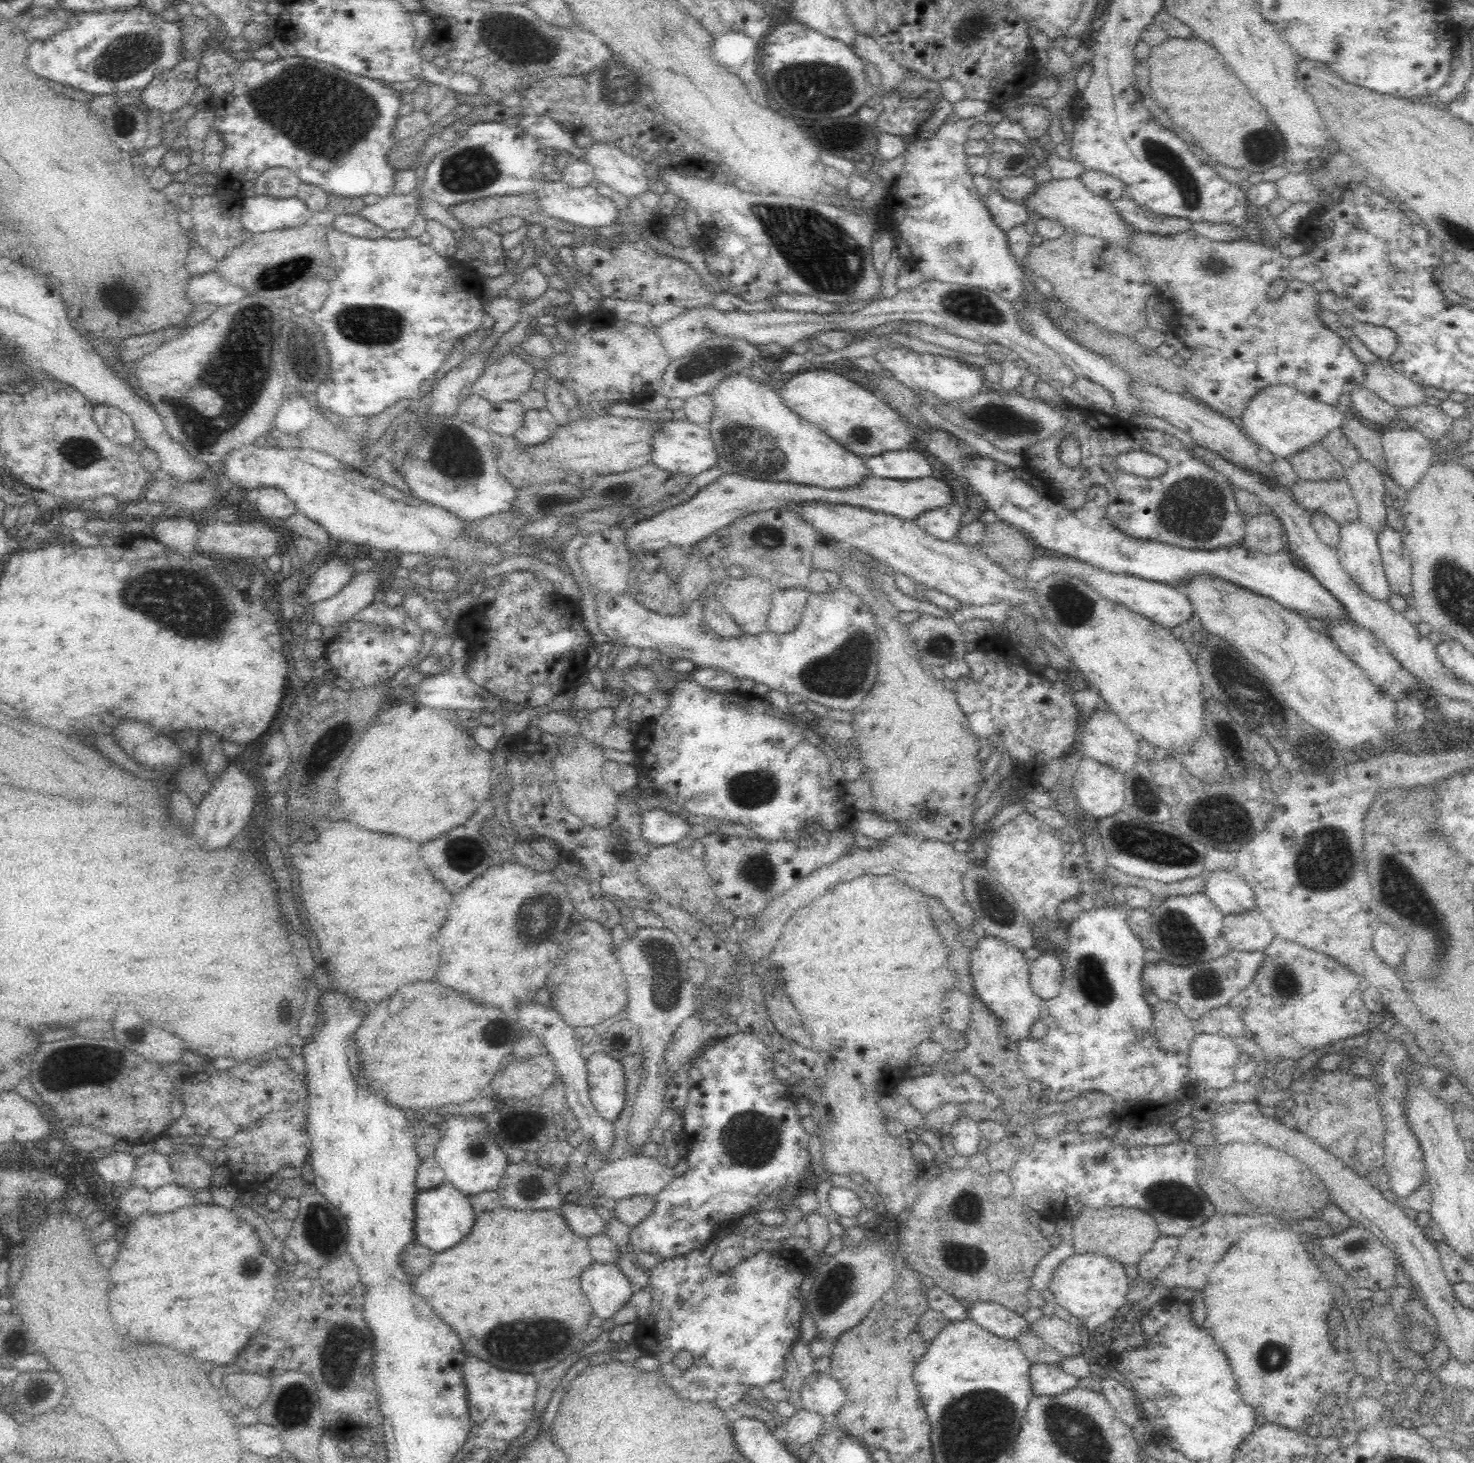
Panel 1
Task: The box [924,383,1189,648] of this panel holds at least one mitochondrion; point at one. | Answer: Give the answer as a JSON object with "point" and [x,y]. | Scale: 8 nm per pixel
{"point":[1000,421]}

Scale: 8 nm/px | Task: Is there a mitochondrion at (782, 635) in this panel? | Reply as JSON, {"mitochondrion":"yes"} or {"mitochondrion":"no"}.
{"mitochondrion":"no"}

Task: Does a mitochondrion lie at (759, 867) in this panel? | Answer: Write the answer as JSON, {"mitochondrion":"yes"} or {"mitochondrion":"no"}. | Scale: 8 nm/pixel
{"mitochondrion":"yes"}

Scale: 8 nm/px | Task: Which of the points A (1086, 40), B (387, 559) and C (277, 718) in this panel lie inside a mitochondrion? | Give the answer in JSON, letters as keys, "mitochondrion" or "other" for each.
{"A":"other","B":"other","C":"other"}

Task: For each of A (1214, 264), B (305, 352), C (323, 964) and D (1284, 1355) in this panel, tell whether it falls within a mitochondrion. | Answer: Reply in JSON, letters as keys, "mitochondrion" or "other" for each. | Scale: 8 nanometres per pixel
{"A":"mitochondrion","B":"mitochondrion","C":"other","D":"mitochondrion"}

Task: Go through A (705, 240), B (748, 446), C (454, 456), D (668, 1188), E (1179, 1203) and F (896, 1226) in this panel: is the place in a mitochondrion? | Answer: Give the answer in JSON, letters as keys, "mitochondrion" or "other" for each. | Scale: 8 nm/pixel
{"A":"other","B":"mitochondrion","C":"mitochondrion","D":"other","E":"mitochondrion","F":"other"}

